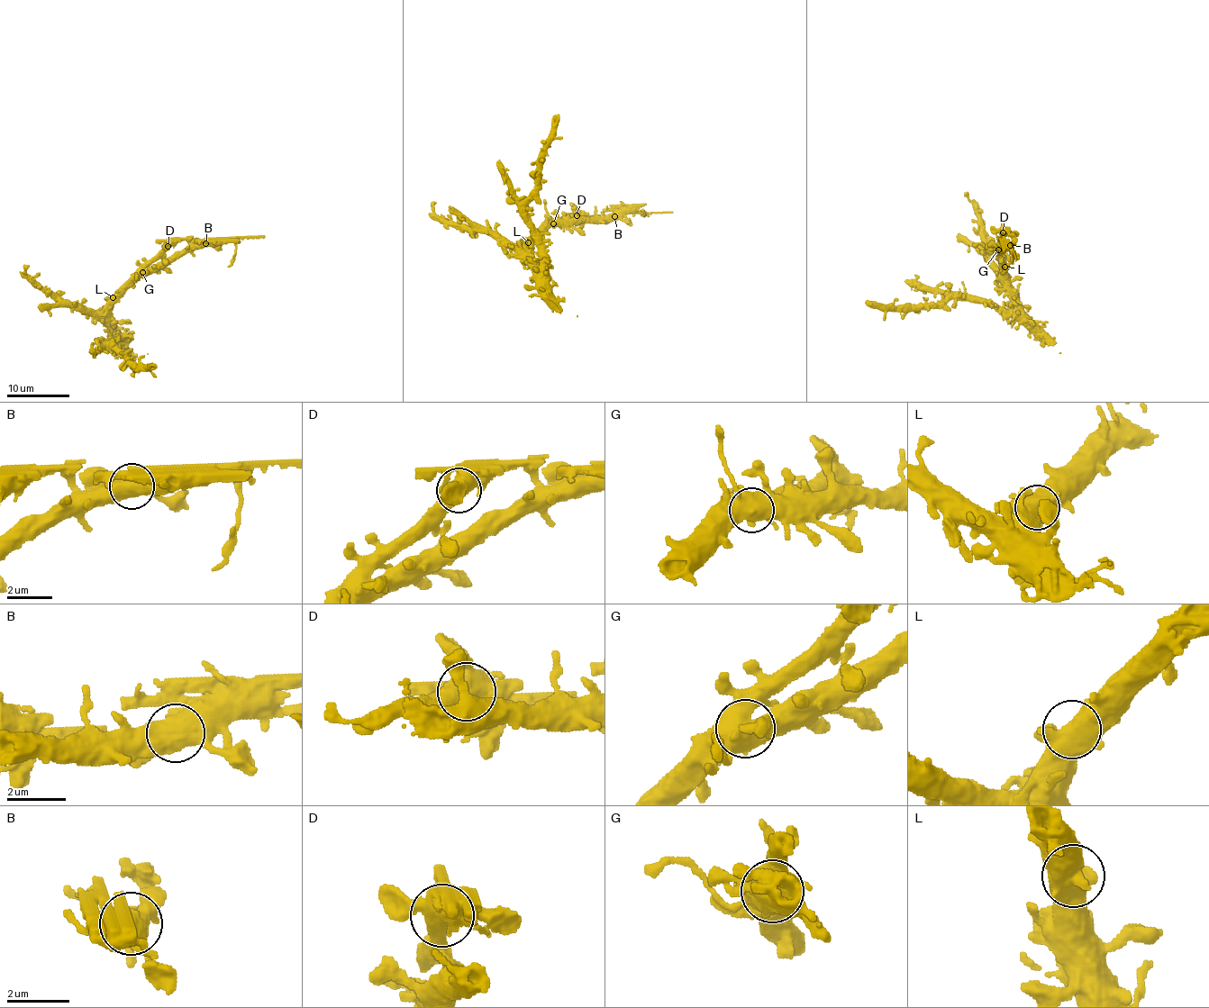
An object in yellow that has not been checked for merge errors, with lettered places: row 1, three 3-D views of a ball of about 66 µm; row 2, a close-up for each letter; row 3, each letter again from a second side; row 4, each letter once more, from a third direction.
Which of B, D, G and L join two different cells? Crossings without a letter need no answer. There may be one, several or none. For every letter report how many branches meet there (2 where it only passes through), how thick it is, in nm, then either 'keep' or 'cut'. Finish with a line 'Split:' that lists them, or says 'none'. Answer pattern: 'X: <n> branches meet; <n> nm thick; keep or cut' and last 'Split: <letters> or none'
B: 2 branches meet; 800 nm thick; cut
D: 5 branches meet; 600 nm thick; cut
G: 6 branches meet; 650 nm thick; keep
L: 5 branches meet; 600 nm thick; keep
Split: B, D

